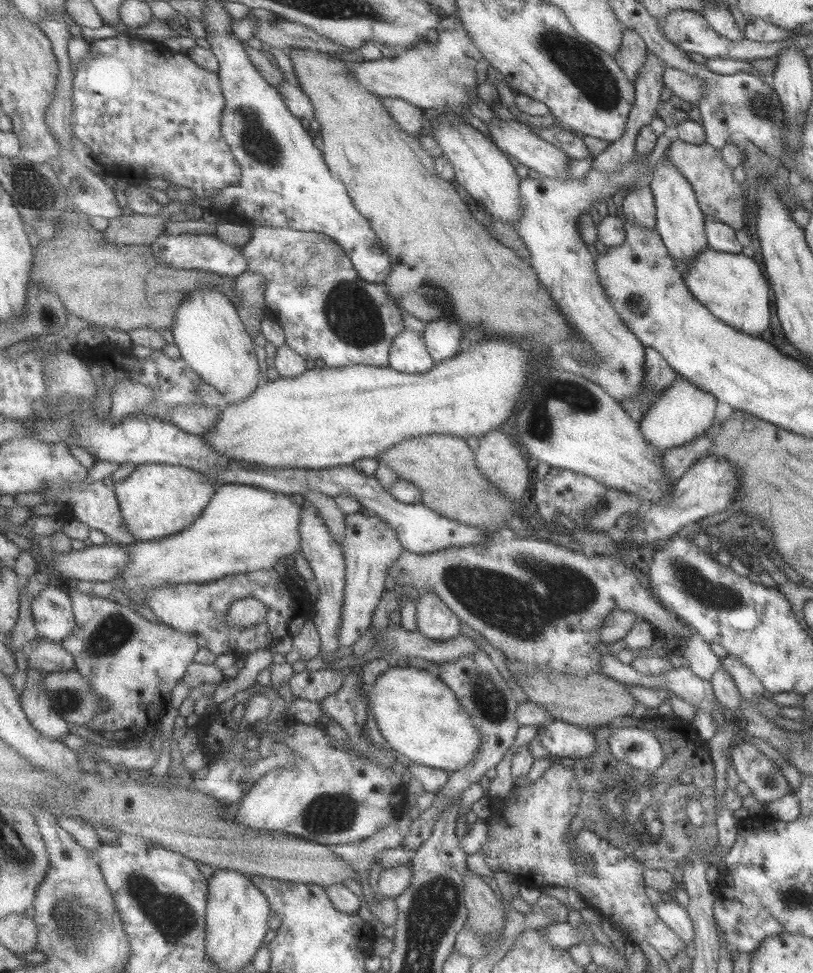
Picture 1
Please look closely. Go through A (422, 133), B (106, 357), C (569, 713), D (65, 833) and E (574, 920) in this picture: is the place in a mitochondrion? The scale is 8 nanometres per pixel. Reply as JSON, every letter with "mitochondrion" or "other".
{"A":"other","B":"other","C":"other","D":"other","E":"other"}

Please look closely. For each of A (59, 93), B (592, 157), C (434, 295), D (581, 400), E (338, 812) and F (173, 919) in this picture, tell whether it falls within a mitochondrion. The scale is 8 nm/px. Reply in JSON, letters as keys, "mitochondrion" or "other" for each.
{"A":"other","B":"other","C":"mitochondrion","D":"mitochondrion","E":"mitochondrion","F":"mitochondrion"}

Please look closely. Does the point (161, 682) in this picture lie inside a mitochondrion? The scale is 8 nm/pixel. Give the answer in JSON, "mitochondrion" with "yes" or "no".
{"mitochondrion":"no"}

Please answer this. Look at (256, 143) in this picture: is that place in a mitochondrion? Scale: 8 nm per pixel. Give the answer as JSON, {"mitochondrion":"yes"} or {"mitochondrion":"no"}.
{"mitochondrion":"yes"}

